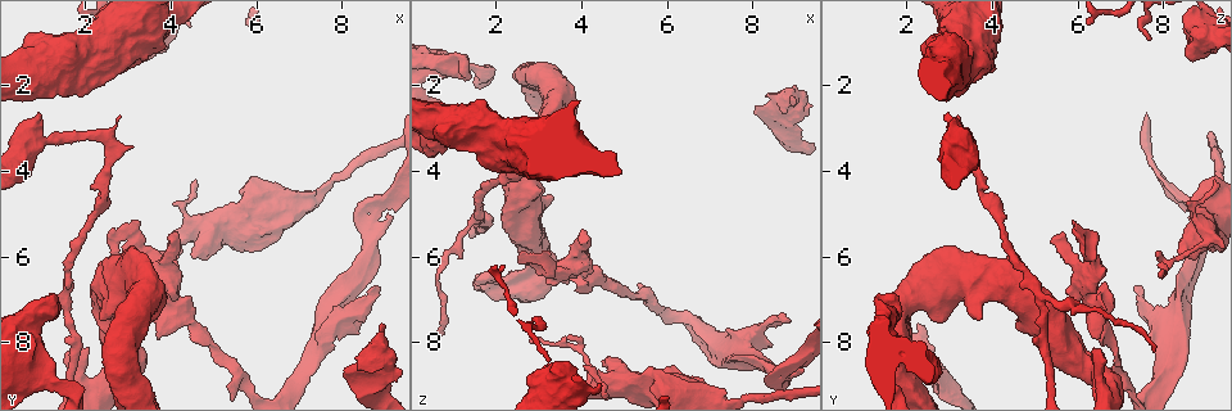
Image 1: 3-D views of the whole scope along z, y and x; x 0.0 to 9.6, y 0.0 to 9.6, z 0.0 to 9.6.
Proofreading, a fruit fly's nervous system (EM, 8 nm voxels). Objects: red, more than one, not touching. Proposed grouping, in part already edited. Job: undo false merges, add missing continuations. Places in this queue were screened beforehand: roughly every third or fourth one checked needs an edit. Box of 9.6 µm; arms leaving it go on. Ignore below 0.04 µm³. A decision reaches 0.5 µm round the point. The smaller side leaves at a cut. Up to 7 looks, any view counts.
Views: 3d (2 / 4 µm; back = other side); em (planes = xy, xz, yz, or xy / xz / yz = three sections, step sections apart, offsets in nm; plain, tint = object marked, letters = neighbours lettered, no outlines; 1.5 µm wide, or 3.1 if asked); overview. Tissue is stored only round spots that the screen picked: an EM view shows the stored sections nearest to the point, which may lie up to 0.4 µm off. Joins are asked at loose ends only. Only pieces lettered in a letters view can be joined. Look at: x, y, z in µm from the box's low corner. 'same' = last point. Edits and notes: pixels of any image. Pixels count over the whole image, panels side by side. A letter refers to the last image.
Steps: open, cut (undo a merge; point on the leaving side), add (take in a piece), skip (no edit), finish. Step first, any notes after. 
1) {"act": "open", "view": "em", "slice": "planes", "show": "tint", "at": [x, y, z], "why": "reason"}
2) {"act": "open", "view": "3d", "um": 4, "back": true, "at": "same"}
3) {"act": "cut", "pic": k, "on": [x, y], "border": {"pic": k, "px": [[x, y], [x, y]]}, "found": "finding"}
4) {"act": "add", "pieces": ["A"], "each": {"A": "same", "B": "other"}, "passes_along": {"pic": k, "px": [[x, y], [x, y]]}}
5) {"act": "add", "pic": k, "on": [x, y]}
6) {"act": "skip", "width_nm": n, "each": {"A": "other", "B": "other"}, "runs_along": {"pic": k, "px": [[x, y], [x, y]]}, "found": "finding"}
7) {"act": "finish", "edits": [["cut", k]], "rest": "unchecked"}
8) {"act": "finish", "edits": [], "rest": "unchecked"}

{"act": "open", "view": "em", "slice": "planes", "show": "letters", "at": [2.80, 6.30, 8.00], "why": "tapers out"}

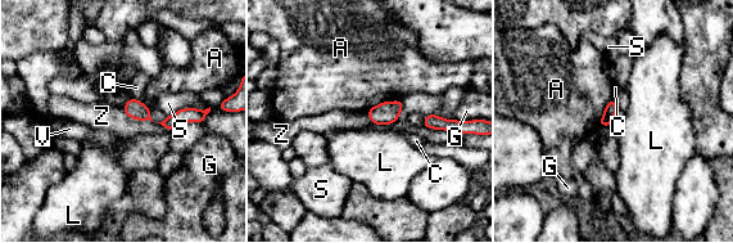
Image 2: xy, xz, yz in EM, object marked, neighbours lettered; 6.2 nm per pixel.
{"act": "skip", "each": {"A": "other", "C": "other", "G": "other", "L": "other", "S": "other", "V": "other", "Z": "other"}, "border": {"pic": 2, "px": [[611, 98], [603, 108]]}, "found": "no lettered piece goes on from it"}

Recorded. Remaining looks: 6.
{"act": "open", "view": "em", "slice": "planes", "show": "letters", "at": [4.55, 7.55, 6.50], "why": "thick turns thin"}

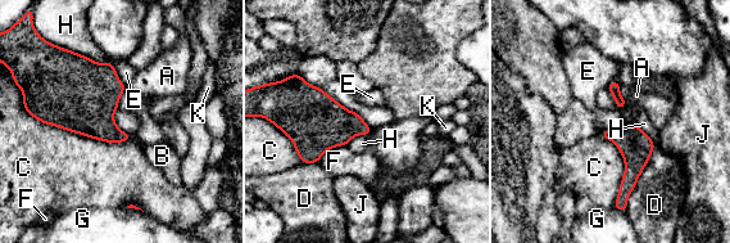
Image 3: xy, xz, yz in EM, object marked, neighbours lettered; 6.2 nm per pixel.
{"act": "skip", "each": {"A": "other", "B": "other", "C": "other", "D": "other", "E": "other", "F": "other", "G": "other", "H": "other", "J": "other", "K": "other"}, "border": {"pic": 3, "px": [[35, 117], [107, 142], [132, 138]]}, "found": "one neuron here"}

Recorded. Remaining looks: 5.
{"act": "open", "view": "em", "slice": "planes", "show": "letters", "at": [1.50, 9.00, 1.65], "why": "narrows sharply"}

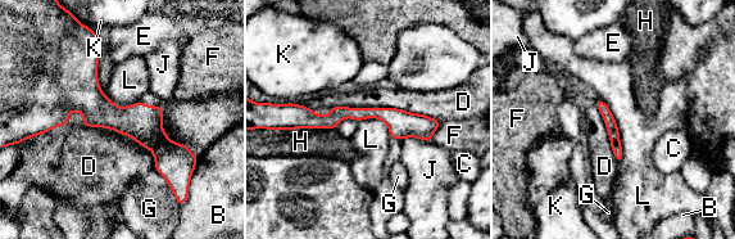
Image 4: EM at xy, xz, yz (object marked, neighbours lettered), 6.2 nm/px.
{"act": "skip", "width_nm": 70, "each": {"B": "other", "C": "other", "D": "other", "E": "other", "F": "other", "G": "other", "H": "other", "J": "other", "K": "other", "L": "other"}, "border": {"pic": 4, "px": [[600, 98], [618, 131], [620, 162]]}, "found": "all the same neuron"}

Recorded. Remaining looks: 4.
{"act": "finish", "edits": [], "rest": "unchecked"}

